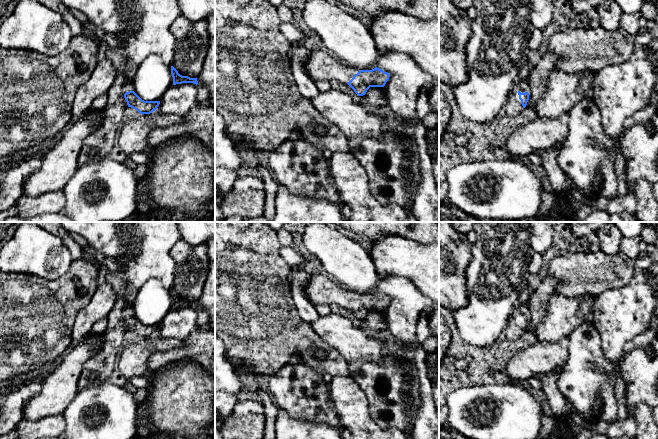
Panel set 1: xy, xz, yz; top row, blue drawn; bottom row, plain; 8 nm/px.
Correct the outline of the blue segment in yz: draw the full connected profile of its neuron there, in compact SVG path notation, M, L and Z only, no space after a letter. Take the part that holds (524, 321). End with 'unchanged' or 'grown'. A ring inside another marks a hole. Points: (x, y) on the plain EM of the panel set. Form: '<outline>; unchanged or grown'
M520 305L509 317L503 334L510 341L518 340L526 331L529 324L529 309L526 305Z; grown

